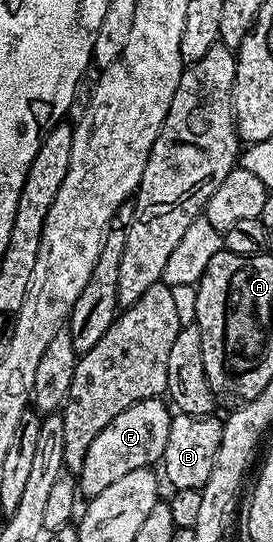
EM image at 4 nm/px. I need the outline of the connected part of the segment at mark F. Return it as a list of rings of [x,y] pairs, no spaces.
[[[151,397],[126,407],[122,415],[110,419],[110,423],[106,423],[106,427],[98,431],[94,443],[90,443],[86,451],[82,467],[78,470],[79,492],[83,496],[85,493],[85,498],[88,499],[97,497],[102,495],[102,491],[106,491],[106,487],[110,487],[110,483],[122,479],[122,475],[130,475],[130,471],[155,466],[155,461],[157,464],[166,451],[166,439],[170,439],[173,416],[173,410],[167,400]]]

